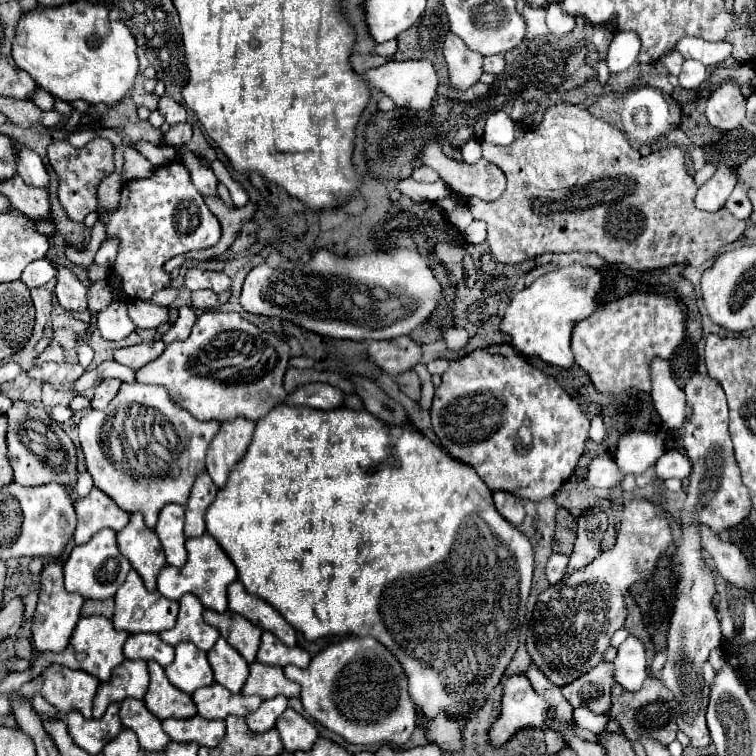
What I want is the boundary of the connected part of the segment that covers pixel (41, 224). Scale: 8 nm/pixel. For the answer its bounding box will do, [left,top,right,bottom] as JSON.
[32,217,56,237]

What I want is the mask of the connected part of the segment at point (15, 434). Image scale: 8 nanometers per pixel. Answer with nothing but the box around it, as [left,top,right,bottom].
[6,401,76,485]

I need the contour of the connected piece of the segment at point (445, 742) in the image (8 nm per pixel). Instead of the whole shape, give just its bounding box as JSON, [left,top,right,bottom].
[418,711,464,753]

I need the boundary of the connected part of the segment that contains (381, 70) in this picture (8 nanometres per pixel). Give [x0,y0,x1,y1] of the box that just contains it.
[364,59,438,109]

